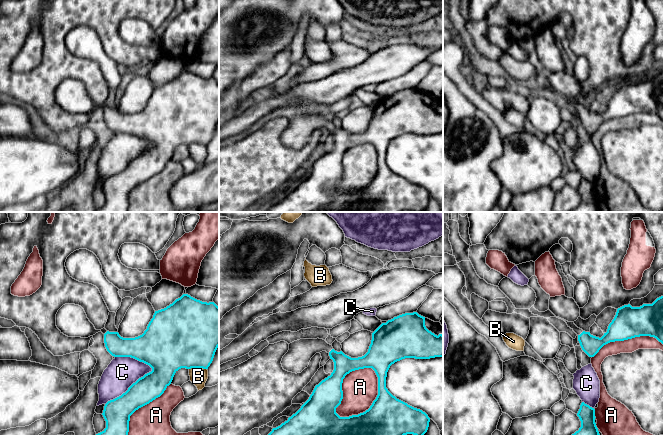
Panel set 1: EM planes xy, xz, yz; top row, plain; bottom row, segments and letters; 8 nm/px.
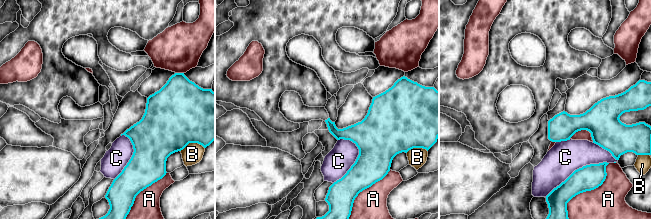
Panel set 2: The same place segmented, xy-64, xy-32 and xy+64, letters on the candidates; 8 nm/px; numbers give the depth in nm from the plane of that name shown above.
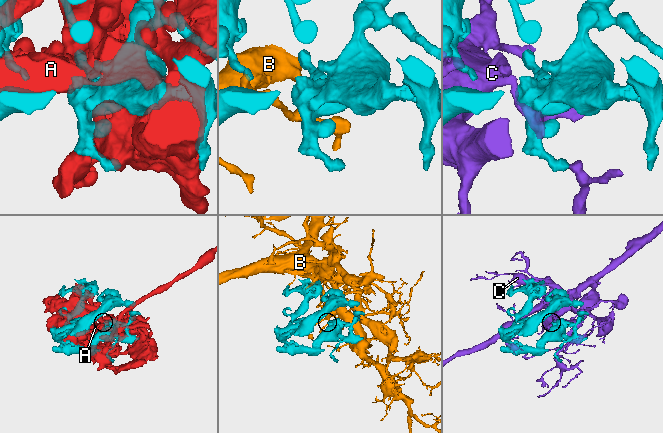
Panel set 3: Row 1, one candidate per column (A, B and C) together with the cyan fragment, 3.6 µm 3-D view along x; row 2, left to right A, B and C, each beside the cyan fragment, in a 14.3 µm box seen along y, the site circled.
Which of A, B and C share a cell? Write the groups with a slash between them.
A / B / C

